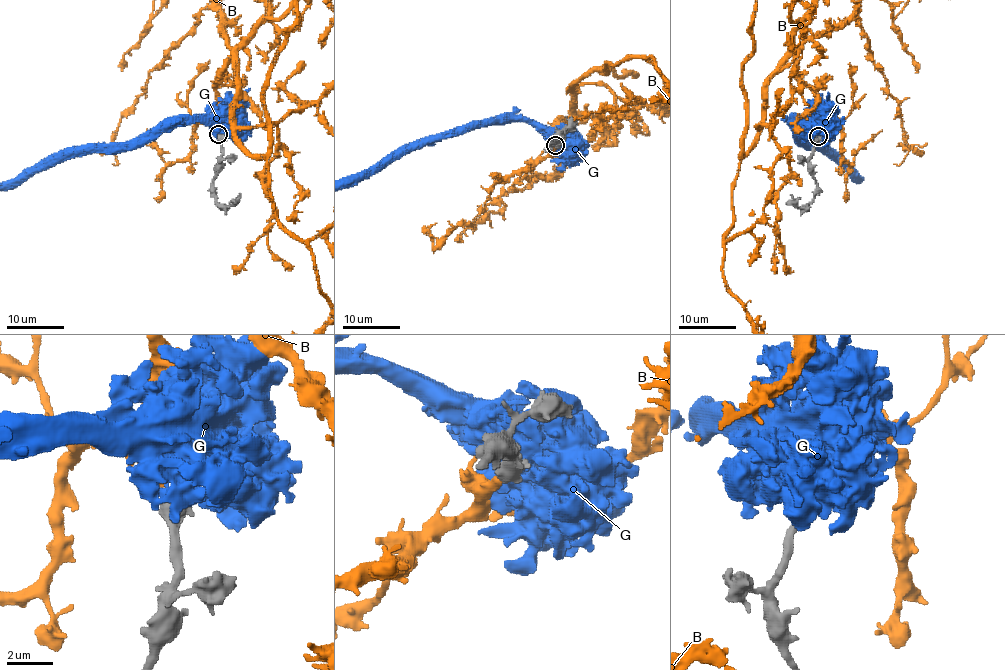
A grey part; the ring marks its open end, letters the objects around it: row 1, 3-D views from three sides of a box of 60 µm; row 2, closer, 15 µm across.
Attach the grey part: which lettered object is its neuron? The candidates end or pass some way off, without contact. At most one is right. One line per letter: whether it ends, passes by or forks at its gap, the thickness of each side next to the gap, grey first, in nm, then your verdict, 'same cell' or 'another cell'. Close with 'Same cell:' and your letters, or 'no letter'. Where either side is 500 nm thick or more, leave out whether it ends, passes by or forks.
B: calibres 550 and 380 nm; same cell
G: calibres 550 and 800 nm; another cell
Same cell: B

